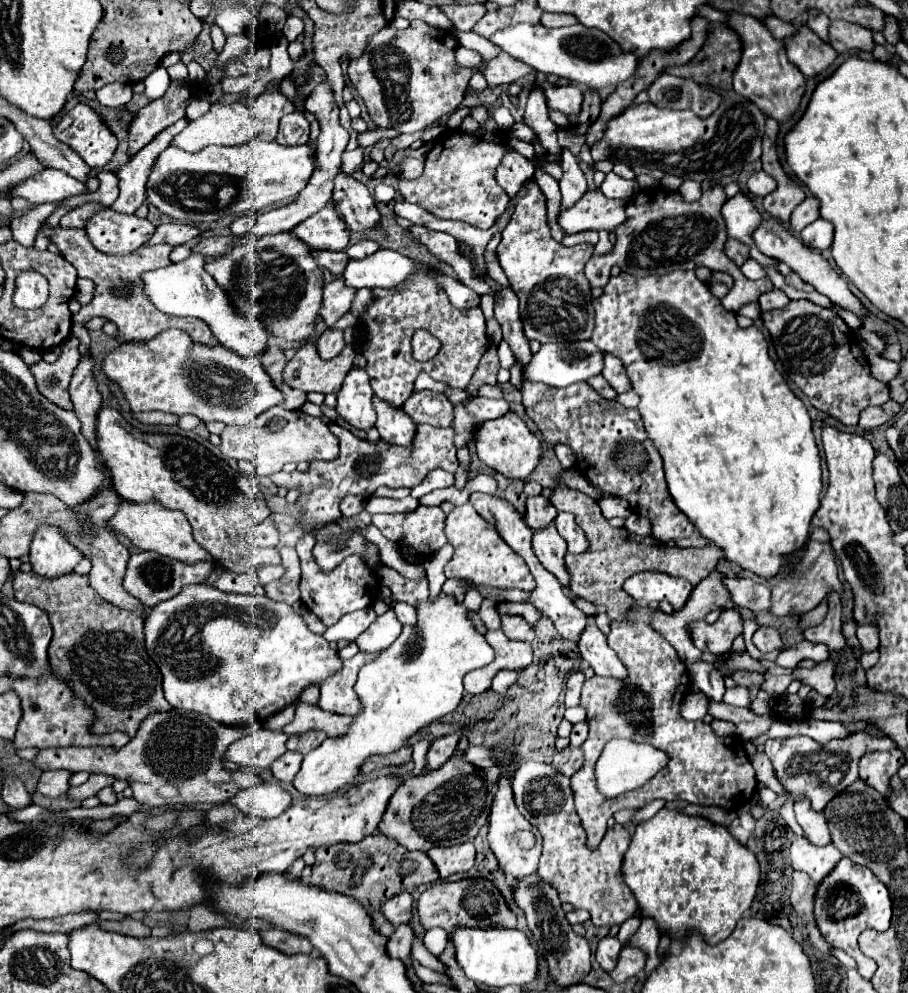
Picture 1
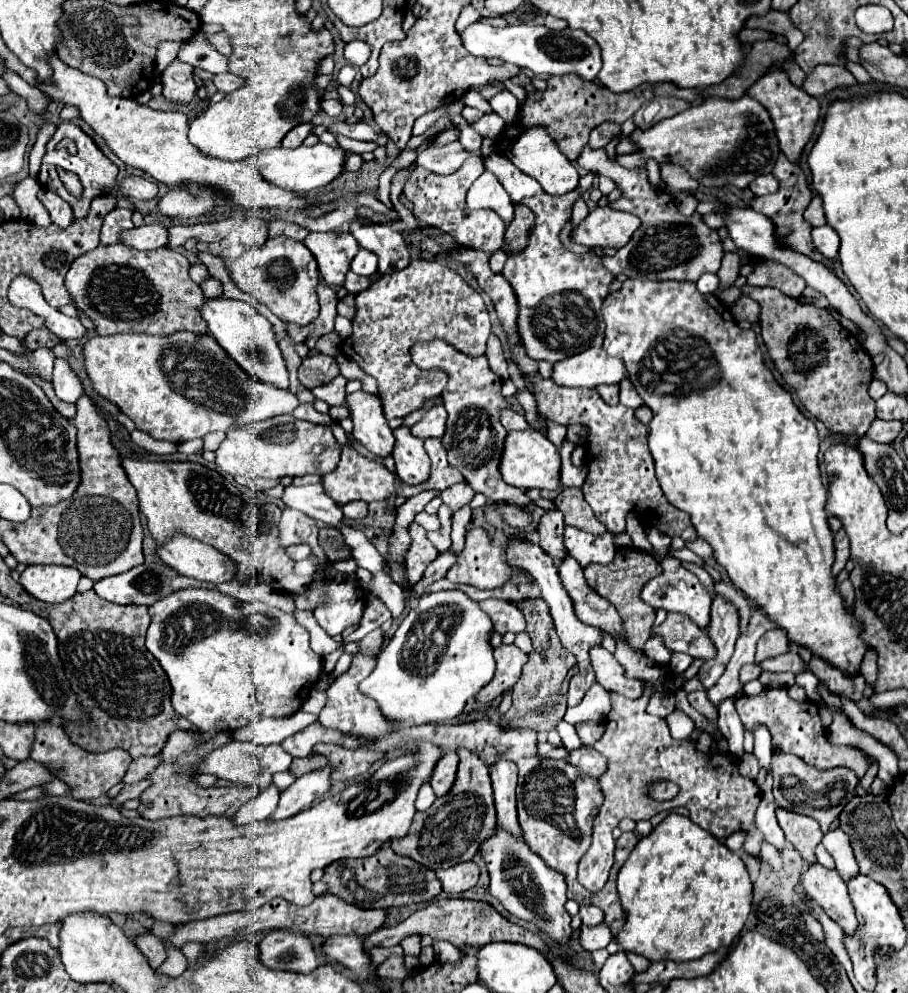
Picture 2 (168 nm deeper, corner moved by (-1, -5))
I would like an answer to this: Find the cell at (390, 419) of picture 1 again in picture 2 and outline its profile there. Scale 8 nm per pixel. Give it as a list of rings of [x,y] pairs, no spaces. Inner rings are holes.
[[[407,427],[393,429],[393,435],[395,435],[393,459],[395,459],[397,475],[407,485],[425,483],[429,479],[431,461],[423,449],[423,441],[417,441],[417,437],[413,437]]]

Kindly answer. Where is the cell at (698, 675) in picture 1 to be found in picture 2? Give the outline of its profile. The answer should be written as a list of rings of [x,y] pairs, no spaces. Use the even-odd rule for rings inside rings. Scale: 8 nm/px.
[[[723,701],[721,709],[719,709],[719,719],[717,719],[717,729],[721,731],[721,735],[727,739],[729,743],[729,753],[735,757],[741,757],[743,751],[743,735],[745,735],[745,727],[735,711],[733,701]]]

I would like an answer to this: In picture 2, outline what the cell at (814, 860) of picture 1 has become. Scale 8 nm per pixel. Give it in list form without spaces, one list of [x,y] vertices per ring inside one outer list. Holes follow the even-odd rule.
[[[815,863],[801,875],[803,887],[811,899],[815,899],[823,911],[839,923],[847,937],[855,935],[857,931],[857,917],[847,895],[847,885],[839,877],[837,869],[825,869],[823,865]]]

